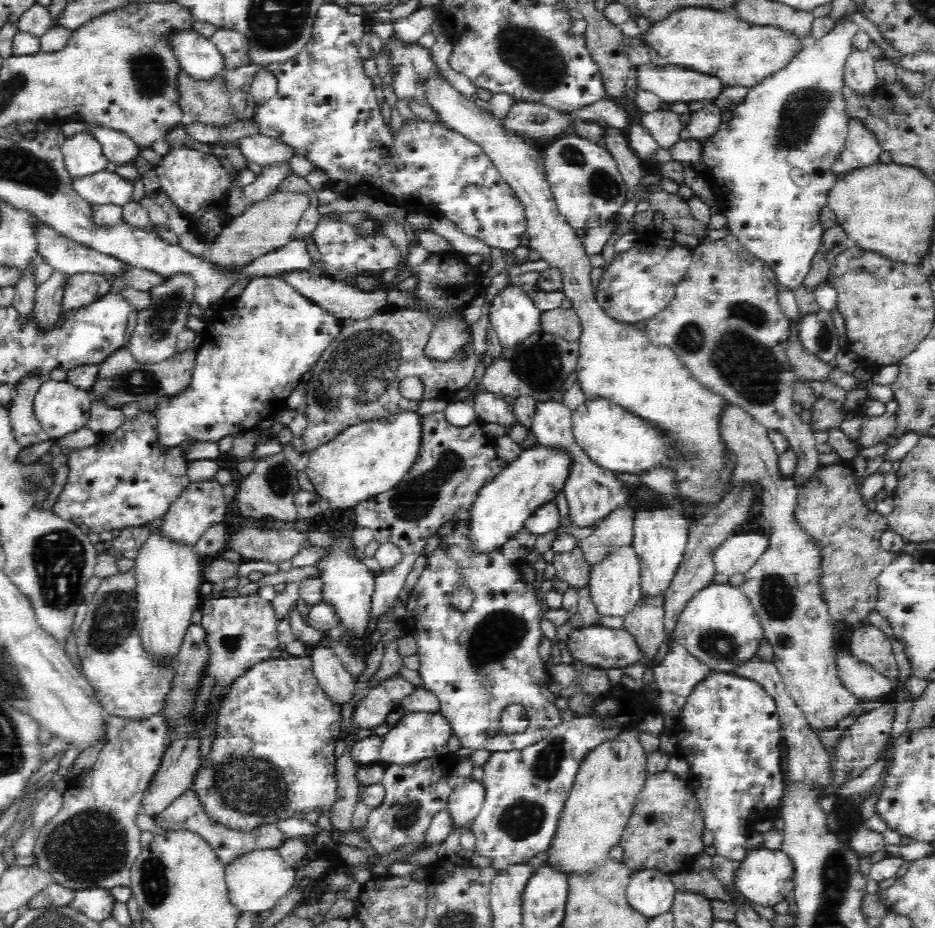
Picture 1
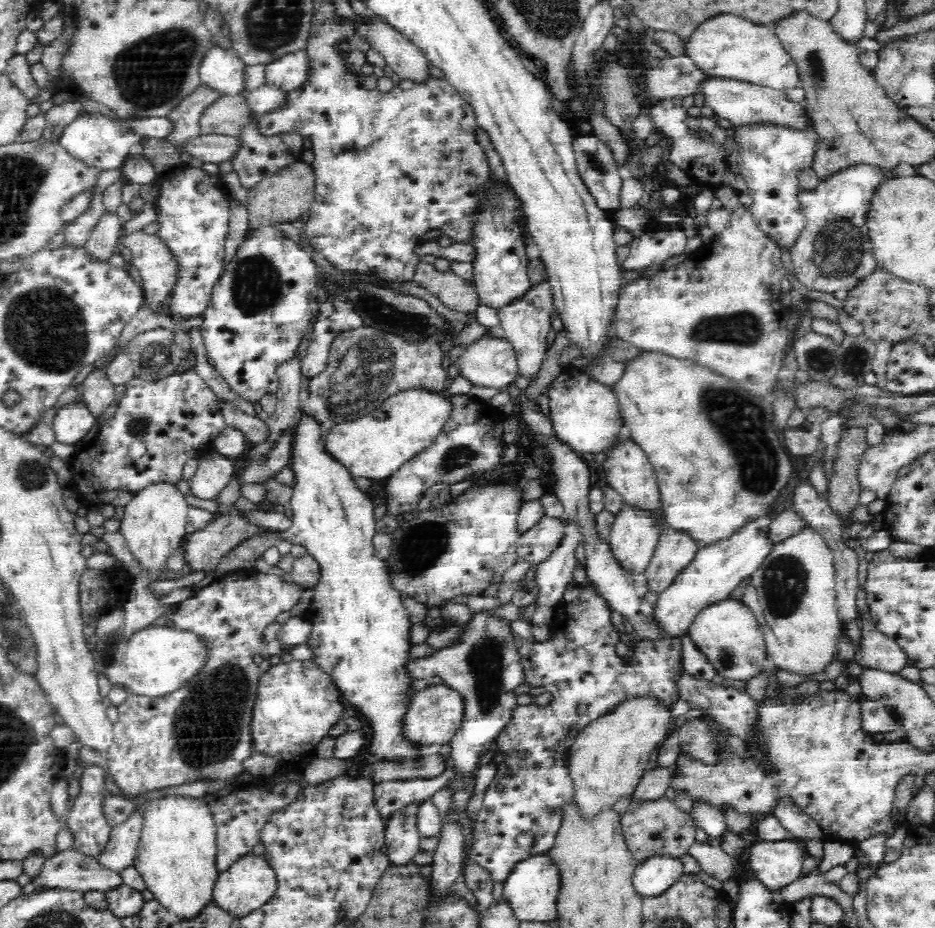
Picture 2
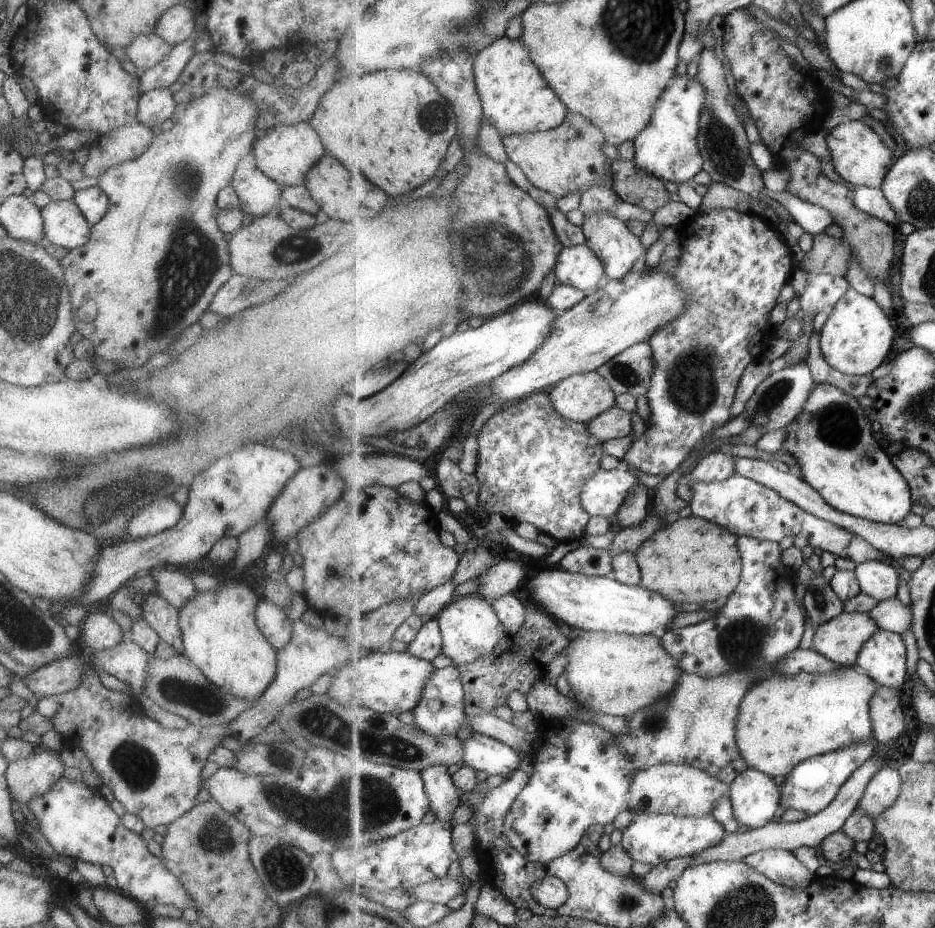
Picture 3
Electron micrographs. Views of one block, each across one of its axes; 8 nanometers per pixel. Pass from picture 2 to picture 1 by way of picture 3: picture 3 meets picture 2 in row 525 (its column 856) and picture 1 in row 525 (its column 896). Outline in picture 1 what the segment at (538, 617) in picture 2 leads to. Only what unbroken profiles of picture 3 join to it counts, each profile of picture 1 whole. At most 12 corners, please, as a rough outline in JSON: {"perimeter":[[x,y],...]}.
{"perimeter":[[560,397],[538,402],[538,445],[567,452],[570,528],[596,526],[630,494],[573,435]]}

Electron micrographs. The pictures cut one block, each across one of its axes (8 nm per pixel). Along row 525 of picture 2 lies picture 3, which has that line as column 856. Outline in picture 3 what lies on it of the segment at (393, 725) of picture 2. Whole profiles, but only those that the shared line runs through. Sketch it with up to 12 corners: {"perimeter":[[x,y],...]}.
{"perimeter":[[850,288],[821,328],[826,362],[869,374],[891,356],[895,328]]}

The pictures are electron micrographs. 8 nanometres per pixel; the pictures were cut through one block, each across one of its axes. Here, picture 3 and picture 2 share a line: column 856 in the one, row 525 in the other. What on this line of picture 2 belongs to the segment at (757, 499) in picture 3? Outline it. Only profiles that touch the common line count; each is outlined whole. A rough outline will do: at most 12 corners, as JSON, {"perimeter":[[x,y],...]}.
{"perimeter":[[544,515],[519,536],[518,556],[544,562],[560,546],[561,519]]}

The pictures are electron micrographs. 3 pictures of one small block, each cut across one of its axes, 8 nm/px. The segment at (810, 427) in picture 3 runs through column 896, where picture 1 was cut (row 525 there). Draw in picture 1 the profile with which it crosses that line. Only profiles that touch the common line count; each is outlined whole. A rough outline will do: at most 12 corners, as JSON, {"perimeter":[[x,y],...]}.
{"perimeter":[[524,449],[473,498],[465,537],[492,554],[563,492],[567,452]]}

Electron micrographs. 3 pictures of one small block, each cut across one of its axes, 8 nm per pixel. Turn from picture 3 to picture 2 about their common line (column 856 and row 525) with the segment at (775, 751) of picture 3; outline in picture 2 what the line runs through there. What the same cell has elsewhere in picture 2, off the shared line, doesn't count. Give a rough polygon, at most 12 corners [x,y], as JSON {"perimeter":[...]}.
{"perimeter":[[643,351],[611,388],[698,549],[792,478],[769,396]]}

